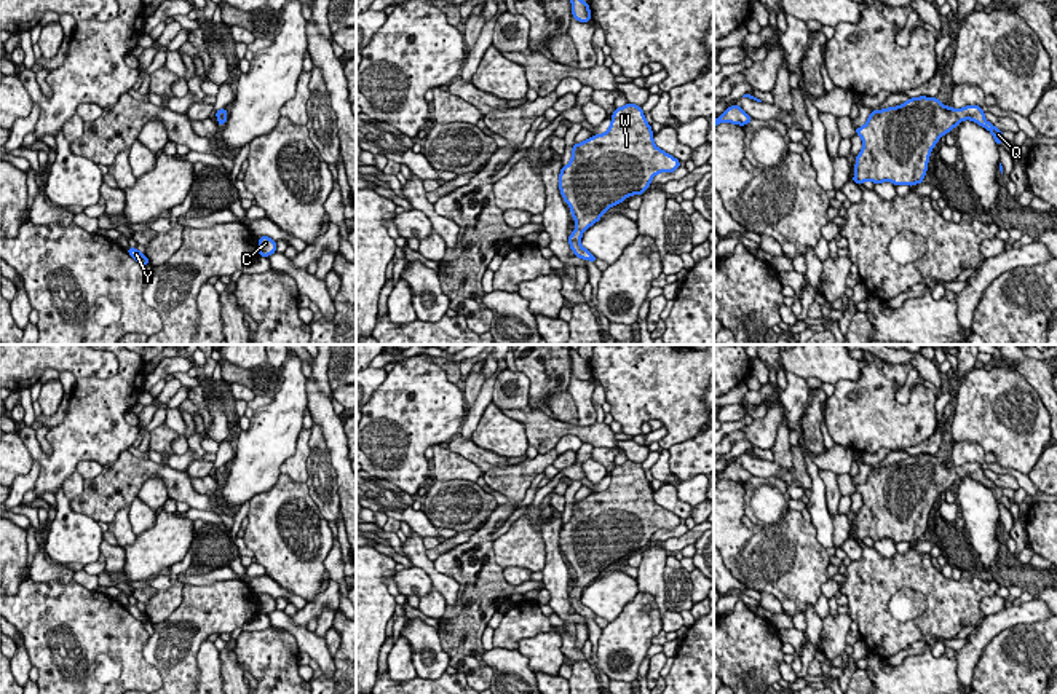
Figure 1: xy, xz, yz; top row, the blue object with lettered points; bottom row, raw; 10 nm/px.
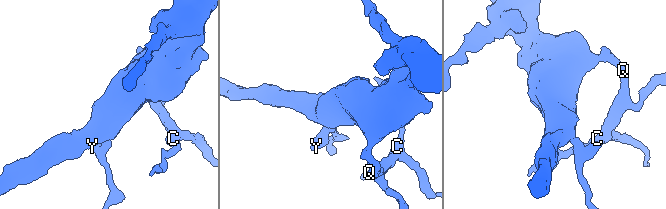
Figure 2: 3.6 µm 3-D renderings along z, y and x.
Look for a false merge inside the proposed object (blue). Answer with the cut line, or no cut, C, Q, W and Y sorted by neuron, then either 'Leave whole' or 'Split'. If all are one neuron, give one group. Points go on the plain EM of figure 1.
No split. Groups: C Q W Y. Leave whole

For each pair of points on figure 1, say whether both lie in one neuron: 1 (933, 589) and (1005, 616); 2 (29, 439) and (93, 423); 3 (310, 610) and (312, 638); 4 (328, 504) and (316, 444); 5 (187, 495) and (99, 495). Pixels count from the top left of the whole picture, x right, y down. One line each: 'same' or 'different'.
1: different
2: same
3: different
4: same
5: same

